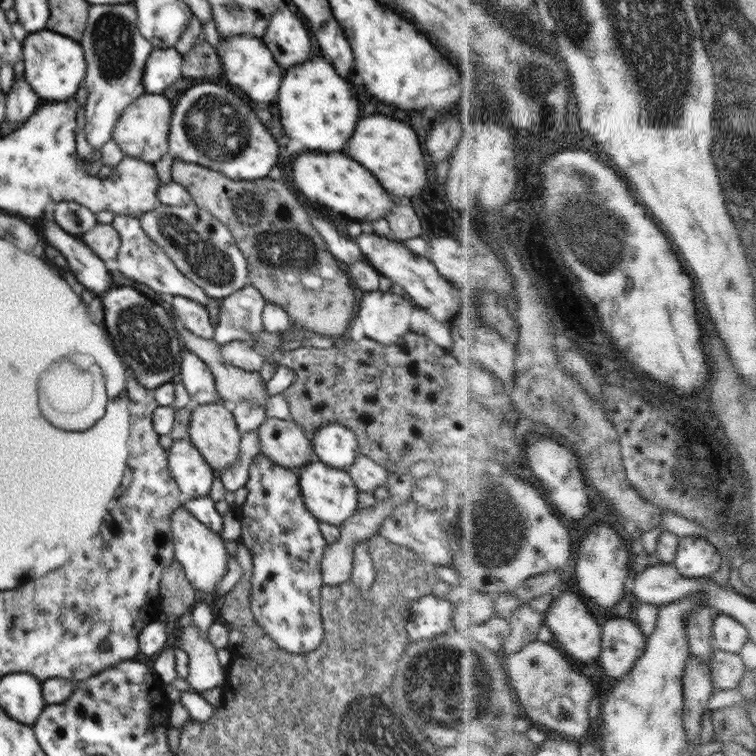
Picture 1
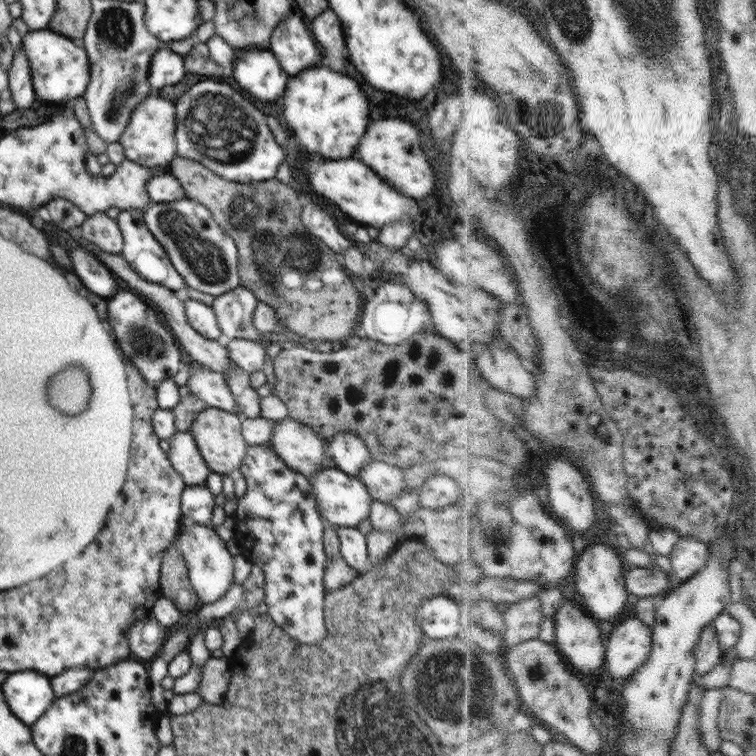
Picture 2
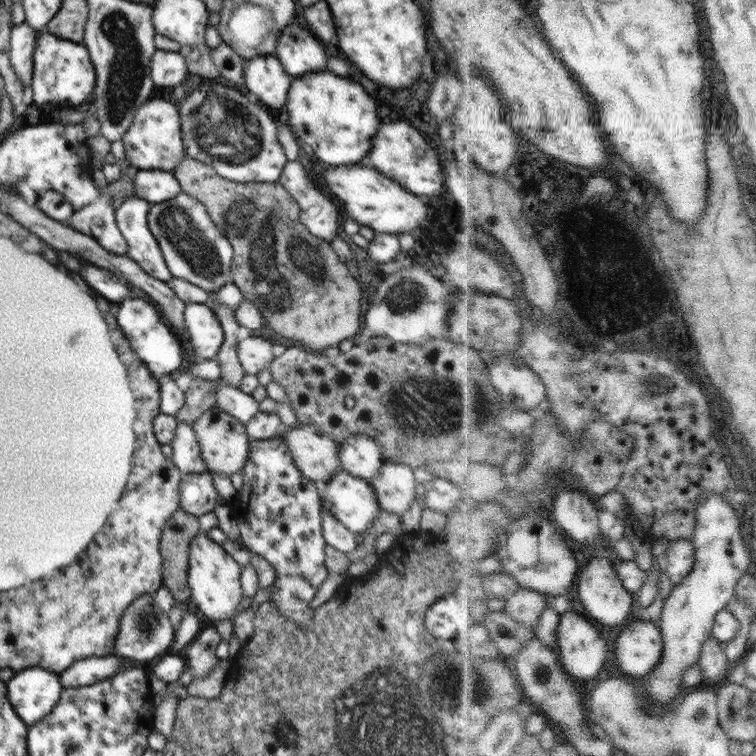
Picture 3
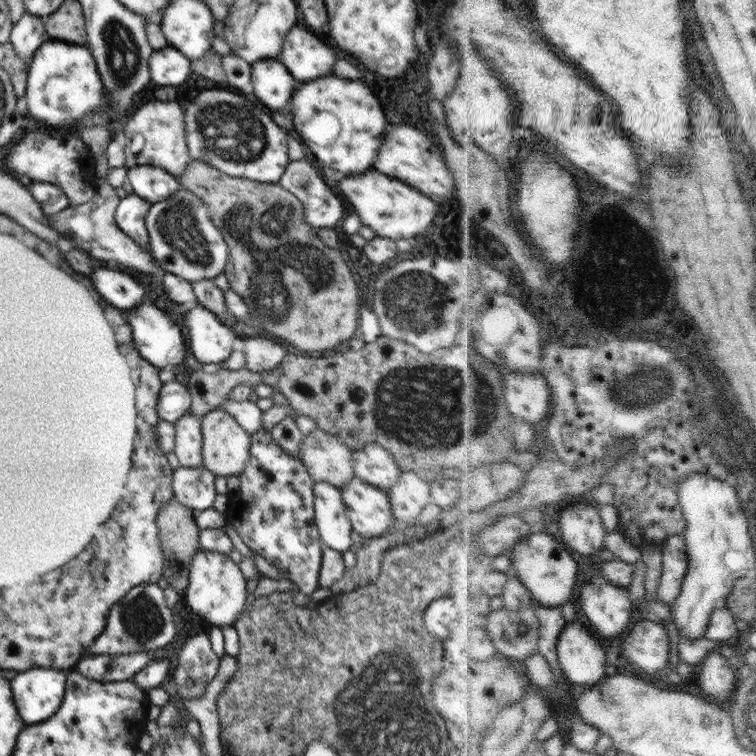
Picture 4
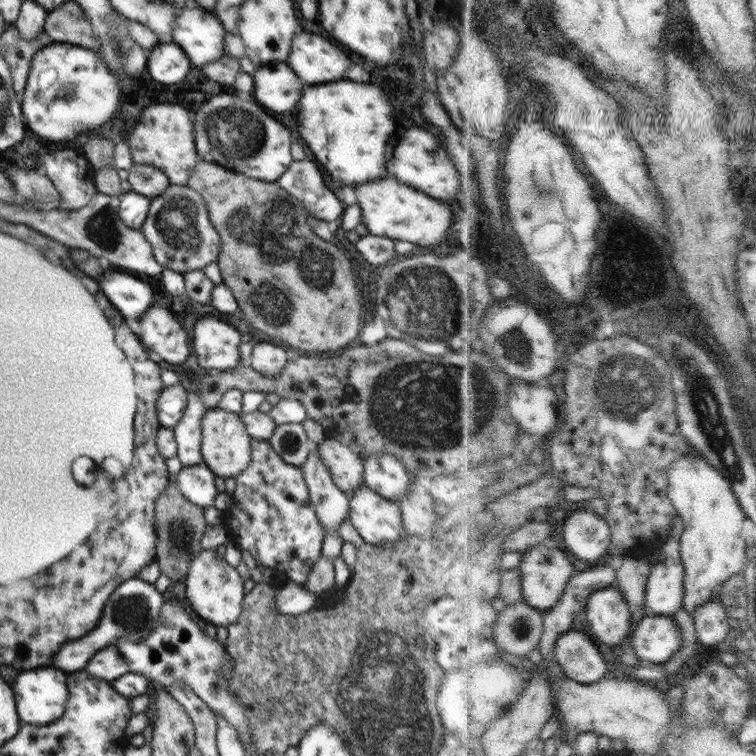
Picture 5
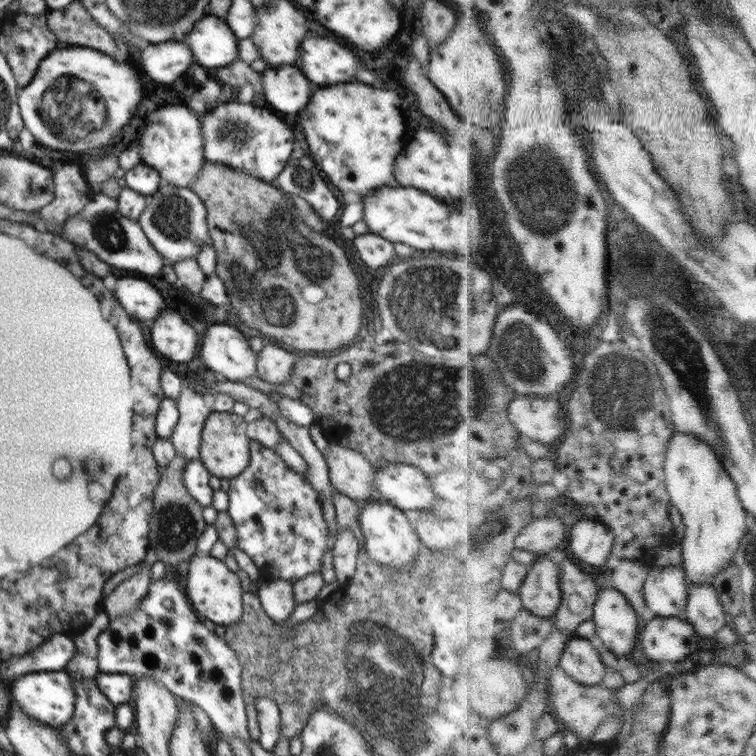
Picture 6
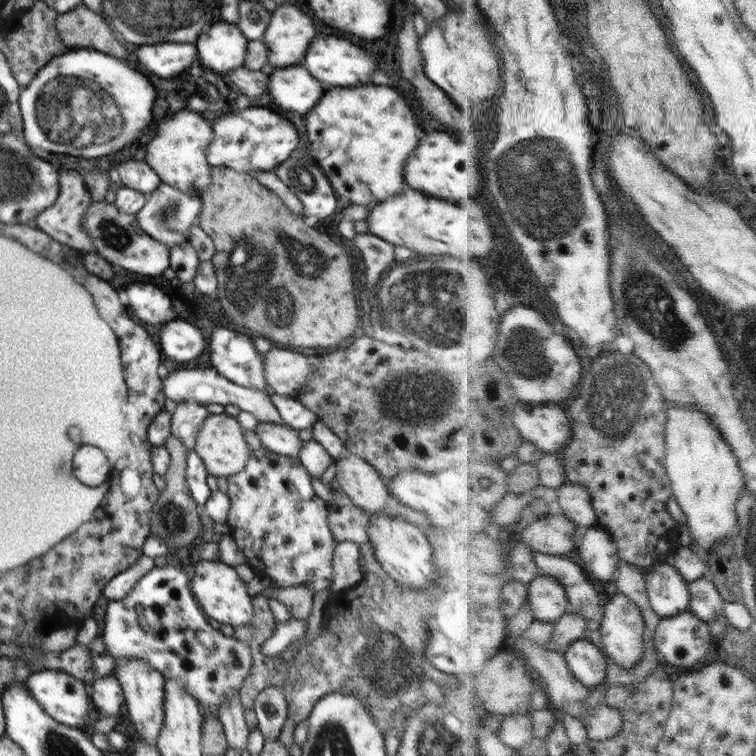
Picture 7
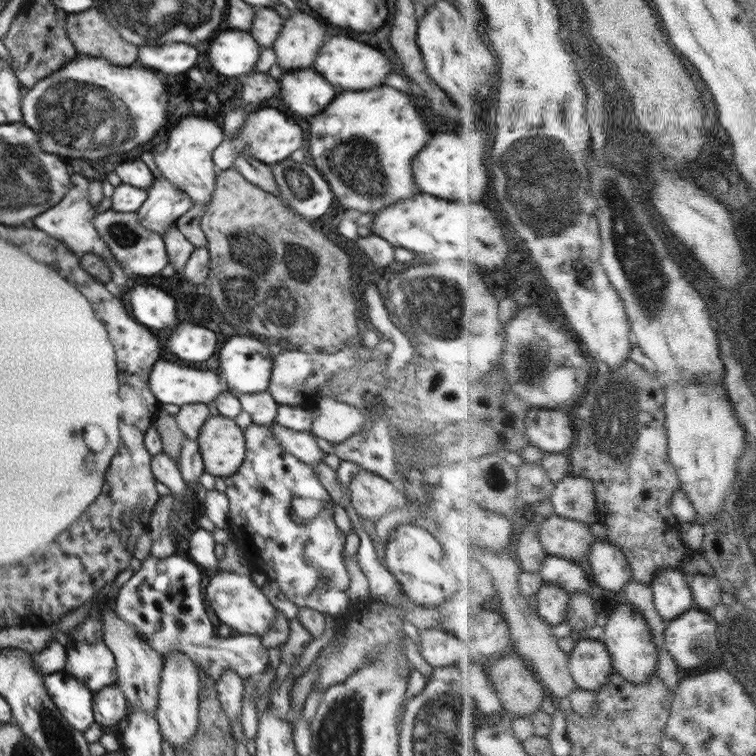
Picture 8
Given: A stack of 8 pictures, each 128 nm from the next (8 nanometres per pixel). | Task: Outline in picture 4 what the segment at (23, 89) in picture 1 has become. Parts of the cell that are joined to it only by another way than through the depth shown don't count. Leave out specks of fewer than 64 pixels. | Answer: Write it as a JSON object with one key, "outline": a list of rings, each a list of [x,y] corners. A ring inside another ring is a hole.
{"outline":[[[25,11],[18,22],[13,23],[9,36],[10,43],[16,49],[16,53],[28,64],[47,38],[45,20],[28,13],[28,11]]]}

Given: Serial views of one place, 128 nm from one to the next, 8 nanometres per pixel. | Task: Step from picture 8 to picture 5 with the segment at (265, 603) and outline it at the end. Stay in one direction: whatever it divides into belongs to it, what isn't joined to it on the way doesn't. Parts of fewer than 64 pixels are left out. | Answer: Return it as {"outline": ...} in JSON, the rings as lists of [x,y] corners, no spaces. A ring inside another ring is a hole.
{"outline":[[[202,550],[192,558],[185,586],[187,602],[203,620],[216,627],[243,621],[243,602],[249,585],[216,550]]]}

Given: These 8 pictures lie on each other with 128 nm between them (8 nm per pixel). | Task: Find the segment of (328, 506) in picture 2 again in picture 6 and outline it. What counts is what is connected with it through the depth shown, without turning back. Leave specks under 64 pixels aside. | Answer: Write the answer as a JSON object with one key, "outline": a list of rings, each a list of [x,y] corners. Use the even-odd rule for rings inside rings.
{"outline":[[[366,500],[360,503],[360,516],[358,523],[363,537],[365,538],[365,548],[372,560],[386,564],[396,570],[410,570],[414,560],[418,558],[420,552],[420,539],[404,511],[392,506],[386,500]]]}

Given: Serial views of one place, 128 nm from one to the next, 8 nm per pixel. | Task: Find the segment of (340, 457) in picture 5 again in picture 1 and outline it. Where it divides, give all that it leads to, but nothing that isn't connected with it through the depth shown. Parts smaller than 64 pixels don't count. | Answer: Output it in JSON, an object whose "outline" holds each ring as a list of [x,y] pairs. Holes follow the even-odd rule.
{"outline":[[[267,418],[256,431],[260,437],[260,452],[280,466],[304,466],[316,459],[310,436],[305,434],[305,429],[302,426],[290,418],[284,420]]]}

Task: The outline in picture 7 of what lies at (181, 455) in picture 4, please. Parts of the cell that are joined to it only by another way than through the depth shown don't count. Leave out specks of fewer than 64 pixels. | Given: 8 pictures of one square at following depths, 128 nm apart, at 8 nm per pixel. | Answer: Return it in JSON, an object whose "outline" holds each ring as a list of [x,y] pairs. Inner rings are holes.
{"outline":[[[194,401],[176,402],[171,422],[172,435],[176,435],[187,449],[195,449],[198,431],[209,414],[206,405]]]}

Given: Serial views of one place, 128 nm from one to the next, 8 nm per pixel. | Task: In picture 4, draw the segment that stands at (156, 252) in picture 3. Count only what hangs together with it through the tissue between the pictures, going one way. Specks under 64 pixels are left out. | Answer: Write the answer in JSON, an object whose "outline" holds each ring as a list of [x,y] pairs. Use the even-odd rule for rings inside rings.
{"outline":[[[133,194],[122,198],[115,210],[115,219],[120,230],[149,252],[151,248],[145,218],[151,205],[147,200]]]}

